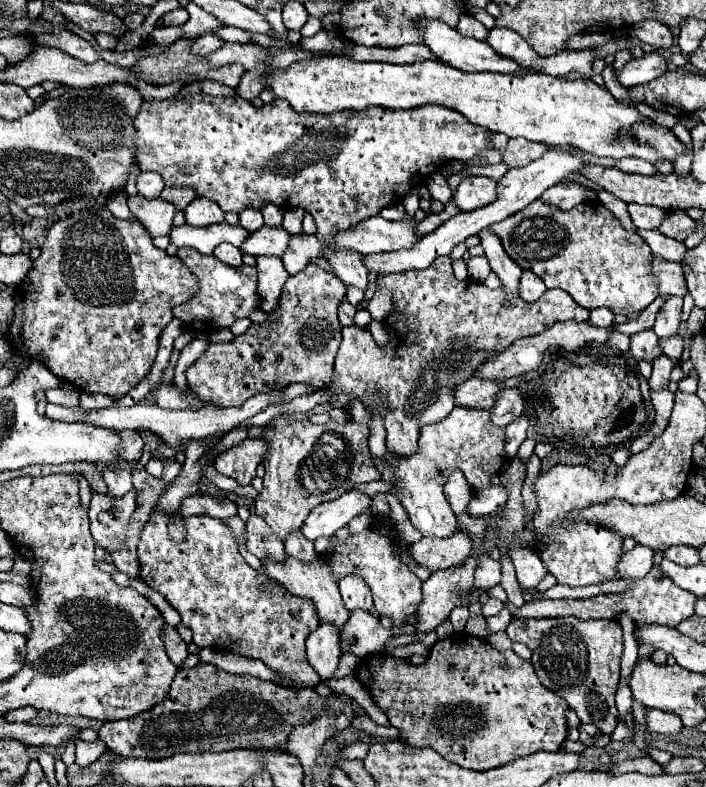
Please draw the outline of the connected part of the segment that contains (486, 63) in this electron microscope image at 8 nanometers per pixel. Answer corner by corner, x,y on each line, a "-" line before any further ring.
425,21
425,31
423,31
423,41
425,45
447,65
461,69
461,71
491,71
491,73
507,73
507,75
515,75
515,73
529,73
529,69
517,65
513,59
509,57
501,57
497,55
491,45
487,45
485,41
475,41
471,37
463,37
459,35
455,29
451,29
449,25
441,23
441,21

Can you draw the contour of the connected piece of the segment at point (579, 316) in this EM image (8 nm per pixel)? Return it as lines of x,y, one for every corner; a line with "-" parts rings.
437,257
437,261
433,261
427,269
411,269
409,273
389,273
389,277
377,277
377,285
393,293
393,309
383,321
389,341
385,345
377,345
367,329
343,327
343,339
335,357
335,379
323,387
323,391
331,395
333,407
341,405
341,409
347,409
351,401
359,399
371,413
381,415
387,431
387,447
401,455
417,451
419,429
445,419
445,415
455,407
453,389
457,389
459,383
465,383
489,357
493,357
493,353
501,353
501,349
507,349
519,337
539,335
557,321
587,321
589,317
589,311
579,307
563,289
547,289
541,299
527,303
521,297
505,301
501,287
487,289
473,279
457,281
449,257

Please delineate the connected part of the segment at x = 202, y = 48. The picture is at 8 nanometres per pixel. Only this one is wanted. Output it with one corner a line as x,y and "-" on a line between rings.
205,33
205,35
201,35
201,37
195,39
195,43
193,43
193,53
195,53
195,55
209,55
209,53
221,49
223,43
225,43
225,41
219,39
217,35

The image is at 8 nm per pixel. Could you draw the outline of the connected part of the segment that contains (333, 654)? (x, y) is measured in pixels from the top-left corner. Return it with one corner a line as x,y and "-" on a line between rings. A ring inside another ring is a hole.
319,625
307,639
307,659
323,681
331,679
337,669
341,657
339,641
339,633
333,625

